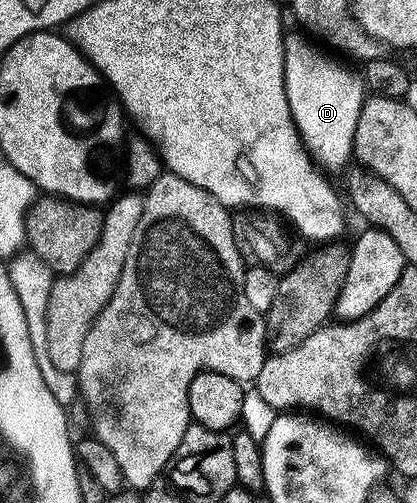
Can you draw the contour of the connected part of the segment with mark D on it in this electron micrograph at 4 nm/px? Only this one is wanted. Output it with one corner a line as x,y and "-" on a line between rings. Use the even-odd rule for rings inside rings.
287,34
282,41
286,54
284,69
288,105
292,109
298,136
314,162
327,172
338,171
351,162
356,121
360,117
362,102
368,97
368,92
364,86
363,76
359,72
357,75
352,68
345,67
341,63
343,62
341,58
325,50
318,51
319,44
311,41
305,34
297,34

